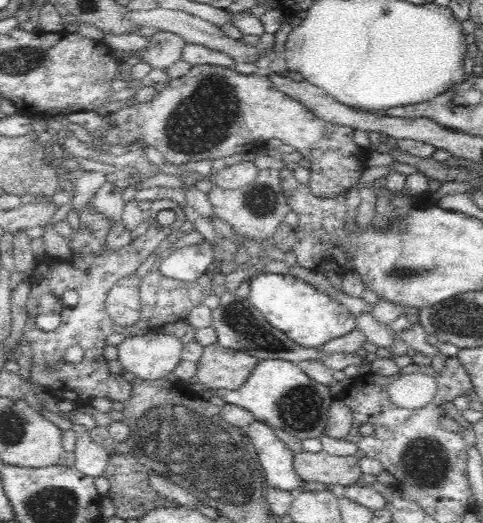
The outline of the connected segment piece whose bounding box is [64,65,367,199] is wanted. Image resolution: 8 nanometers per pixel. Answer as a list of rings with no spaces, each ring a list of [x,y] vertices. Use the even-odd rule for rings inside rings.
[[[199,65],[192,67],[185,76],[171,80],[150,102],[126,106],[106,116],[100,116],[94,111],[73,113],[64,121],[80,125],[88,133],[102,133],[102,140],[94,140],[94,145],[98,148],[101,148],[104,143],[109,144],[109,147],[129,146],[136,140],[144,140],[148,147],[160,152],[168,164],[176,165],[182,162],[194,164],[198,160],[206,159],[213,161],[240,152],[252,154],[265,147],[268,140],[277,138],[284,144],[292,146],[296,152],[302,154],[303,158],[310,160],[312,166],[309,187],[312,194],[320,199],[333,198],[332,196],[340,192],[348,191],[358,182],[362,172],[367,168],[362,156],[362,148],[354,143],[355,131],[352,128],[336,126],[320,120],[320,117],[316,117],[300,102],[278,90],[268,79],[267,74],[262,74],[261,68],[258,68],[255,74],[240,75],[234,70],[222,67]]]

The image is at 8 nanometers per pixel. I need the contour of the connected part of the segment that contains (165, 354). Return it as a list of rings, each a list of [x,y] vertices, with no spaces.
[[[156,331],[126,337],[117,346],[118,361],[124,370],[145,381],[164,378],[181,362],[181,339]]]

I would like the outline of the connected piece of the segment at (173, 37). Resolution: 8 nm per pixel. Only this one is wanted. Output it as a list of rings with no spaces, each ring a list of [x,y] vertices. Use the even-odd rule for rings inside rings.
[[[158,31],[146,37],[146,48],[138,50],[138,61],[149,64],[152,69],[166,69],[181,60],[187,42],[176,34]]]

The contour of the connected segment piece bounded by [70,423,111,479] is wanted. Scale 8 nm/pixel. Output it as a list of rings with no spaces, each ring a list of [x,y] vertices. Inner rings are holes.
[[[74,423],[74,441],[70,448],[75,454],[74,467],[76,467],[84,476],[90,476],[95,479],[104,472],[110,455],[108,451],[96,441],[92,440],[90,430],[80,423]]]

